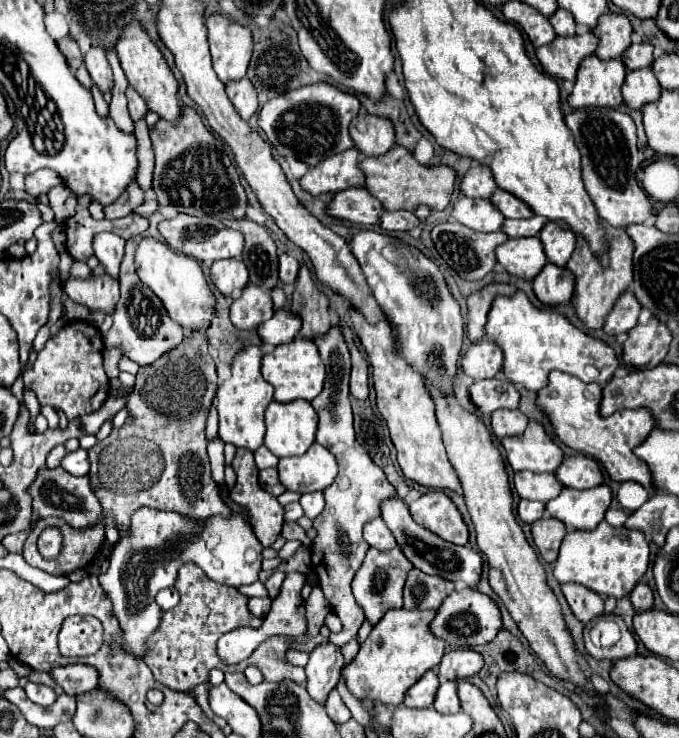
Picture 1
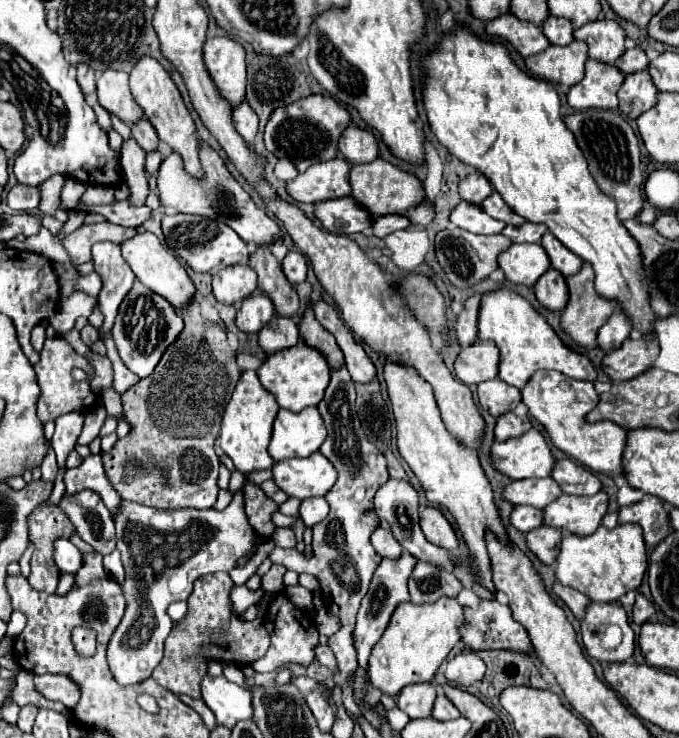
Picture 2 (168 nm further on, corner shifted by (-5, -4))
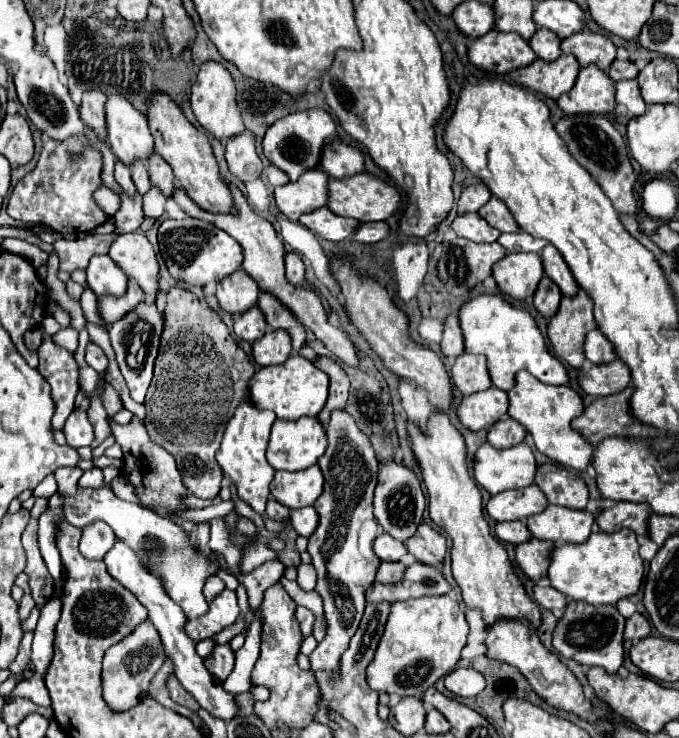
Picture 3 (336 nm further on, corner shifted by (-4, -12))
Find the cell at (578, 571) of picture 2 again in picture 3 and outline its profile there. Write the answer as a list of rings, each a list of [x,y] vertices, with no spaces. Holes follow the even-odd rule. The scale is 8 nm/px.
[[[629,528],[615,534],[593,532],[583,544],[557,544],[551,552],[551,586],[567,598],[585,600],[587,604],[617,604],[621,598],[633,596],[641,586],[643,574],[645,568],[639,556],[639,542]]]

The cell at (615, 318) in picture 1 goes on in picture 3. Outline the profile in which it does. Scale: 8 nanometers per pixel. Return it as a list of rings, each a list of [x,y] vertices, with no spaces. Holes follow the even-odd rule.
[[[591,330],[587,334],[587,340],[585,340],[585,356],[593,364],[605,364],[605,362],[611,362],[611,360],[617,358],[613,344],[599,330]]]

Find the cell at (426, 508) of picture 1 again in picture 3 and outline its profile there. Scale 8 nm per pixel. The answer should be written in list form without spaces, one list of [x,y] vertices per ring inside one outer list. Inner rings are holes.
[[[421,524],[415,532],[415,536],[409,538],[407,550],[419,562],[429,564],[429,566],[437,566],[447,554],[447,542],[445,542],[445,536],[439,534],[433,526]]]

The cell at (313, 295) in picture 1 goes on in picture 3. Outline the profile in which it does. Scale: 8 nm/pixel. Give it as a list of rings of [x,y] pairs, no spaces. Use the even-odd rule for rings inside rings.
[[[317,356],[315,358],[315,366],[321,368],[323,372],[327,372],[329,376],[329,398],[327,398],[327,404],[325,408],[321,410],[319,414],[319,420],[323,422],[323,426],[329,422],[329,414],[331,410],[335,408],[343,408],[345,402],[347,402],[347,392],[349,392],[349,378],[345,374],[345,370],[331,358],[327,356]]]

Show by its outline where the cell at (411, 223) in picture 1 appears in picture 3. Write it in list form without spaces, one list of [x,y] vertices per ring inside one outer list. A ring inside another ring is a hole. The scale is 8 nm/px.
[[[367,222],[355,230],[353,240],[363,242],[363,244],[377,244],[379,240],[387,236],[389,236],[389,226],[385,222]]]

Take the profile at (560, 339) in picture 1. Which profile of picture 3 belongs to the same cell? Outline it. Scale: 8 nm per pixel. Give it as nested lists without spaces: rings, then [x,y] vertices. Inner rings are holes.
[[[481,294],[465,302],[459,310],[459,322],[465,338],[465,352],[485,354],[493,386],[509,392],[519,370],[527,370],[545,384],[569,384],[565,366],[549,354],[543,334],[533,316],[521,308],[511,306],[501,294]]]

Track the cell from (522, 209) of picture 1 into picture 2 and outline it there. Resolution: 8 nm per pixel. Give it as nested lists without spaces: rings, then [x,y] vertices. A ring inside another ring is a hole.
[[[492,192],[492,194],[482,202],[482,208],[486,210],[486,214],[490,214],[492,218],[496,218],[496,220],[500,220],[500,222],[504,222],[504,224],[514,224],[514,226],[518,226],[518,224],[524,222],[524,218],[516,216],[516,212],[512,212],[512,210],[508,208],[508,204],[502,200],[502,196],[500,196],[498,192]]]

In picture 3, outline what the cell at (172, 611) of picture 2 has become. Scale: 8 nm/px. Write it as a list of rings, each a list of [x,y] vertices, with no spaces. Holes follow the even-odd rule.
[[[115,542],[115,546],[107,552],[107,556],[103,558],[103,562],[107,564],[107,572],[109,572],[121,586],[129,588],[129,590],[137,596],[137,600],[141,600],[141,604],[147,608],[149,618],[151,618],[151,622],[155,624],[155,628],[157,628],[157,632],[159,632],[159,636],[161,636],[161,640],[163,640],[165,652],[167,652],[167,656],[171,658],[171,662],[173,662],[173,666],[175,666],[173,674],[175,674],[177,680],[183,684],[183,688],[185,688],[185,690],[199,702],[199,706],[201,706],[203,710],[207,710],[211,716],[221,718],[221,720],[225,720],[225,722],[233,720],[233,716],[239,714],[237,698],[235,698],[231,692],[227,692],[227,690],[221,686],[223,682],[217,680],[215,676],[211,676],[209,670],[205,668],[203,658],[195,652],[195,640],[191,640],[191,638],[185,634],[185,622],[187,622],[187,618],[185,618],[183,610],[165,594],[161,582],[157,580],[157,576],[149,574],[149,570],[141,564],[139,556],[137,556],[129,546],[125,546],[123,542]]]

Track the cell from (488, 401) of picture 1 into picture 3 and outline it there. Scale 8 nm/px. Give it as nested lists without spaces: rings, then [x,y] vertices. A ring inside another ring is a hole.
[[[489,388],[465,396],[461,406],[457,408],[457,414],[463,426],[467,426],[469,430],[481,430],[505,418],[507,408],[509,408],[507,392],[501,392],[499,388]]]

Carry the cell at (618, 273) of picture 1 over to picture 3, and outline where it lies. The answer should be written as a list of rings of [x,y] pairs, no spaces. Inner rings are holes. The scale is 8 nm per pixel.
[[[579,290],[575,296],[563,296],[559,312],[549,320],[550,347],[556,357],[571,368],[581,368],[585,354],[583,344],[587,332],[597,328],[593,318],[593,300]]]

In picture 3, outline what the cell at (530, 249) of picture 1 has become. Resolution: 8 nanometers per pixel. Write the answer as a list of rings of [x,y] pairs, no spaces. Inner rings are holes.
[[[531,252],[507,254],[493,266],[493,278],[503,294],[525,300],[527,296],[533,296],[539,280],[543,278],[541,256]]]

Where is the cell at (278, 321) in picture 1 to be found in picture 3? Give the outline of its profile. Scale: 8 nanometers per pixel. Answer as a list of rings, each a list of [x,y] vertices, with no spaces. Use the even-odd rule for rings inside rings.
[[[269,330],[261,340],[253,342],[253,358],[259,366],[281,364],[291,356],[291,340],[287,332]]]

